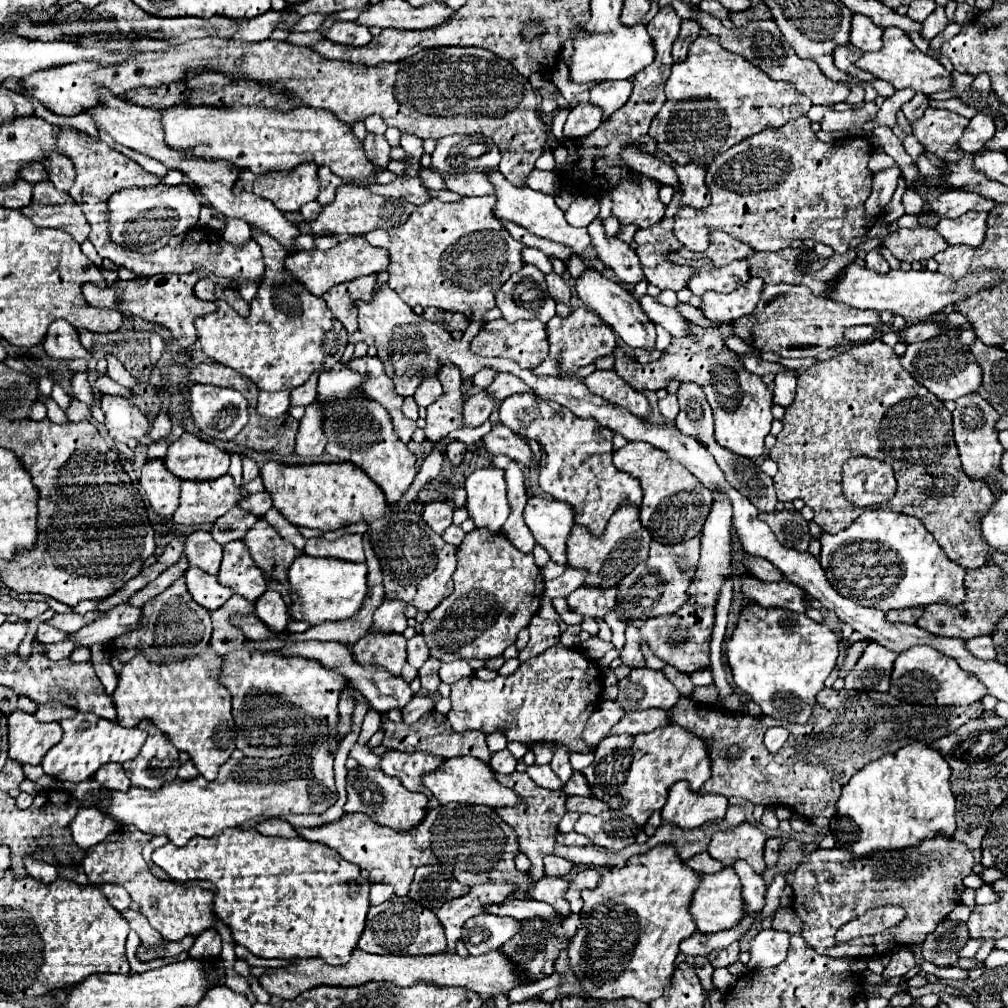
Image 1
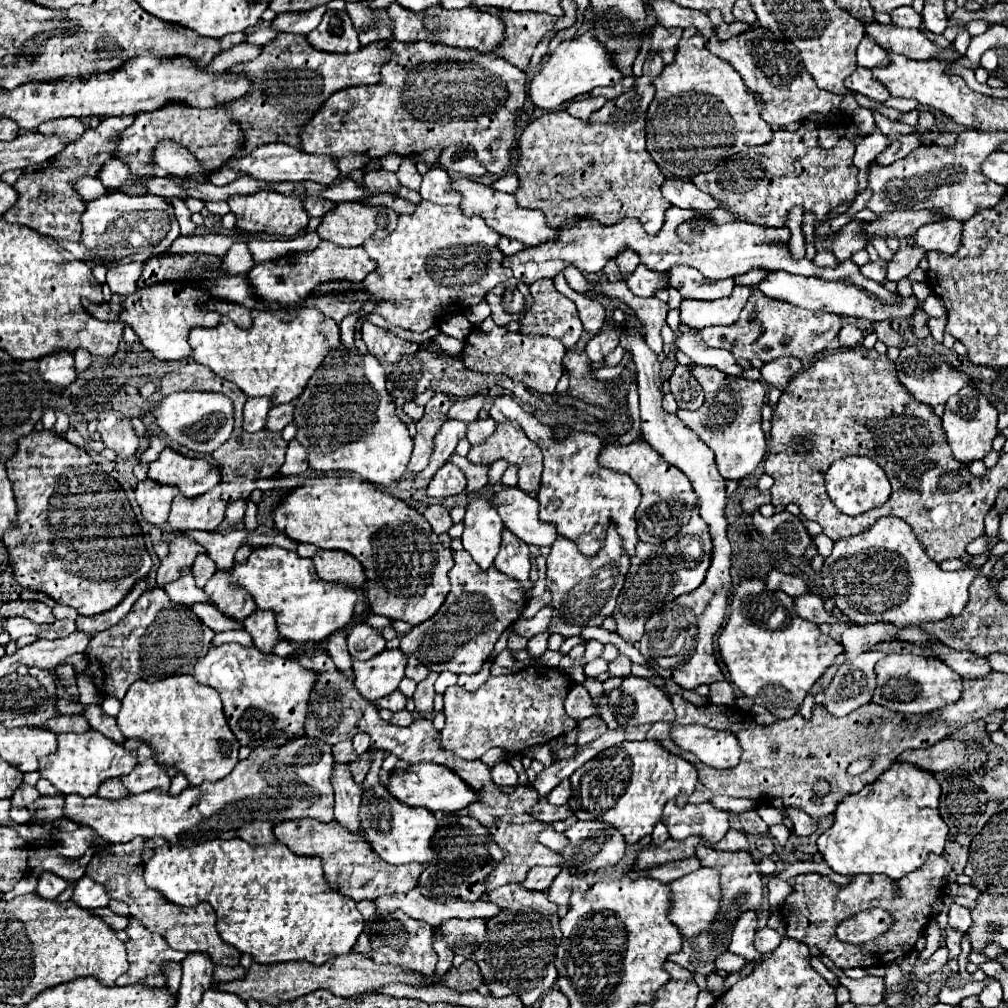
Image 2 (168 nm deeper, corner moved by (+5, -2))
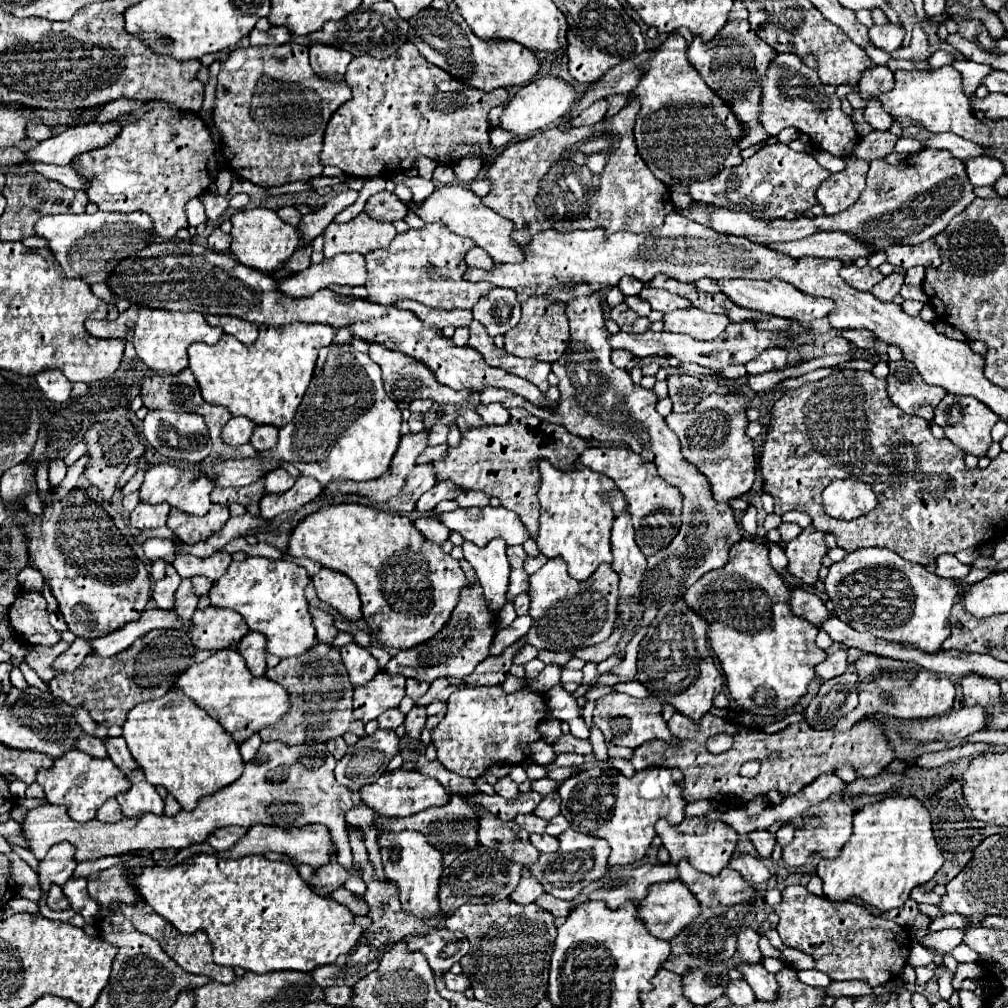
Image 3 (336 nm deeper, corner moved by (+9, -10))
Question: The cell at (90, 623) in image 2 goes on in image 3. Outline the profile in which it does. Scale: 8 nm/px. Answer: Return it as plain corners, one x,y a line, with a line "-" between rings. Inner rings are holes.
76,638
66,652
62,652
56,662
54,662
54,668
58,672
64,672
64,670
76,670
76,666
80,666
84,662
84,658
90,654
90,640
88,638

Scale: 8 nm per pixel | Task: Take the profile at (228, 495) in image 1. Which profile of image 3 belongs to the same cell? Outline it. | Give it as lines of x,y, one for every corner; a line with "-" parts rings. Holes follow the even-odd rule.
212,504
210,512
206,516
192,516
192,514
184,514
180,510
170,510
168,514
168,522
166,526
170,530
174,530
174,534
186,542
186,544
194,544
198,540
208,538
212,532
220,530
226,520
230,518
228,514
228,506
220,506
220,504

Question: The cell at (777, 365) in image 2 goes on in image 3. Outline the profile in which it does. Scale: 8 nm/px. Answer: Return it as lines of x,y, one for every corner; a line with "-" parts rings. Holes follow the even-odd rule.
768,348
764,354
760,354
756,360
748,362
746,370
750,376
758,376
772,370
782,370
788,366
788,352
784,348

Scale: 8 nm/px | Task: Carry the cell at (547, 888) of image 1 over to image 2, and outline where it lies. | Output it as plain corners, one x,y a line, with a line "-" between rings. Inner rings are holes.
520,884
500,886
488,892
486,898
488,902
500,906
500,914
486,920
488,932
470,960
478,964
482,980
494,998
514,994
522,1000
524,1006
532,1006
542,994
552,988
558,978
554,966
556,946
560,944
562,936
558,930
558,906
548,902
544,892
530,892

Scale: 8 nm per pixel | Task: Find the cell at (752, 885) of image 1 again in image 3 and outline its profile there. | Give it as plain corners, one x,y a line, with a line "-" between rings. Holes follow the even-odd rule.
740,962
740,966
736,966
736,970
752,986
752,990
754,990
754,994
756,994
758,1000
768,1000
770,1002
770,1000
776,998
776,992
778,992
776,978
760,962
758,964

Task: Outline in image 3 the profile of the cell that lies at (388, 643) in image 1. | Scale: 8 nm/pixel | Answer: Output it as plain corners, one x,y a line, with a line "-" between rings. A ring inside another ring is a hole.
378,672
368,686
354,688
354,716
362,722
376,720
384,710
396,708
404,698
406,678

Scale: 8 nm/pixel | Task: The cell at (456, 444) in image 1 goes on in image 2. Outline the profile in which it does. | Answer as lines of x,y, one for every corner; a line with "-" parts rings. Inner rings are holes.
448,462
436,472
436,478
428,484
426,494
432,498
446,498
446,496
454,496
454,494
464,492
464,488
466,488
464,472
458,466

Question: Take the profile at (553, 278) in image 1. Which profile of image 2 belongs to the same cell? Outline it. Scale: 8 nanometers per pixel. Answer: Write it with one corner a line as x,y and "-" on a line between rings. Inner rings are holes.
544,278
540,282
534,282
530,286
530,294
534,298
534,304
530,306
528,314
524,314
524,318
520,318
520,334
526,336
552,336
556,340
560,340
566,348
574,348
582,336
582,322
576,314
576,304
566,298
564,294
560,294
554,286
552,280

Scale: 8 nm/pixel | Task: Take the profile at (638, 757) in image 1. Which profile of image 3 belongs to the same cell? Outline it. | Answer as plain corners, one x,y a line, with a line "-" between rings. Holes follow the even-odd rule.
652,766
652,770
636,770
634,776
624,778
614,768
590,768
574,774
558,788
562,798
562,814
572,824
570,828
582,834
608,840
612,852
608,864
632,864
644,858
652,838
656,836
654,824
666,818
670,824
684,820
684,778
680,770
664,770

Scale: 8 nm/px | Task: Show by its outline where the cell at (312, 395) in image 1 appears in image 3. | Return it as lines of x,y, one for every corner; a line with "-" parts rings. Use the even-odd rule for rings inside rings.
256,426
252,438
250,438
250,444
256,448
256,450
270,450
272,446
276,446
278,442
278,430
276,426

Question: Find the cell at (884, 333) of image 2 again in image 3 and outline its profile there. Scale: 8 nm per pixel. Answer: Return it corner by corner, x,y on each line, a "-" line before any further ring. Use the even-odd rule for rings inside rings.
844,330
842,336
852,342
856,348
872,348
876,344
876,338
872,338
872,332
870,330

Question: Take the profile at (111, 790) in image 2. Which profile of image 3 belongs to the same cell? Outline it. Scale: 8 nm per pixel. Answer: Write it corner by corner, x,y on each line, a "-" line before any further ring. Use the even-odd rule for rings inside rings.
110,798
108,802
104,802
104,806
98,810
96,818
100,818
102,822
116,822
116,820
120,820
122,814
120,814
118,802
114,798

